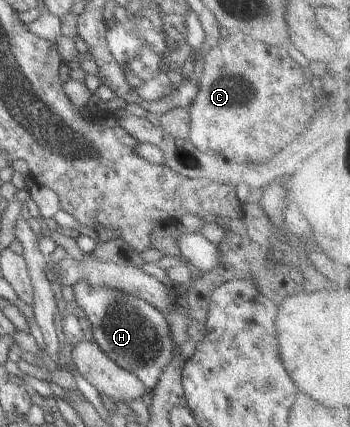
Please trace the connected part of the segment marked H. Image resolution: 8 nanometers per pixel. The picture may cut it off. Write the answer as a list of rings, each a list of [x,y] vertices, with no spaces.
[[[86,281],[71,285],[74,303],[92,327],[92,341],[112,362],[134,374],[150,392],[162,369],[170,362],[173,344],[163,312],[118,288],[92,286]]]

